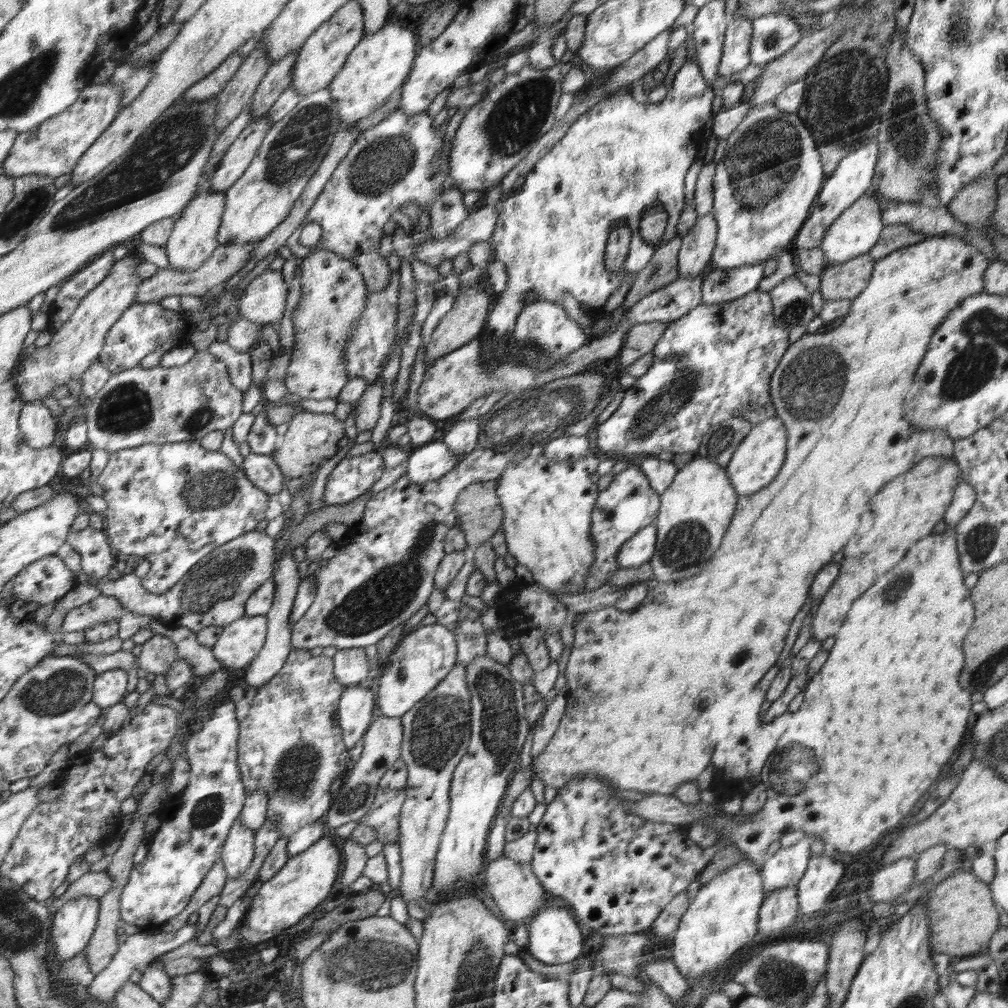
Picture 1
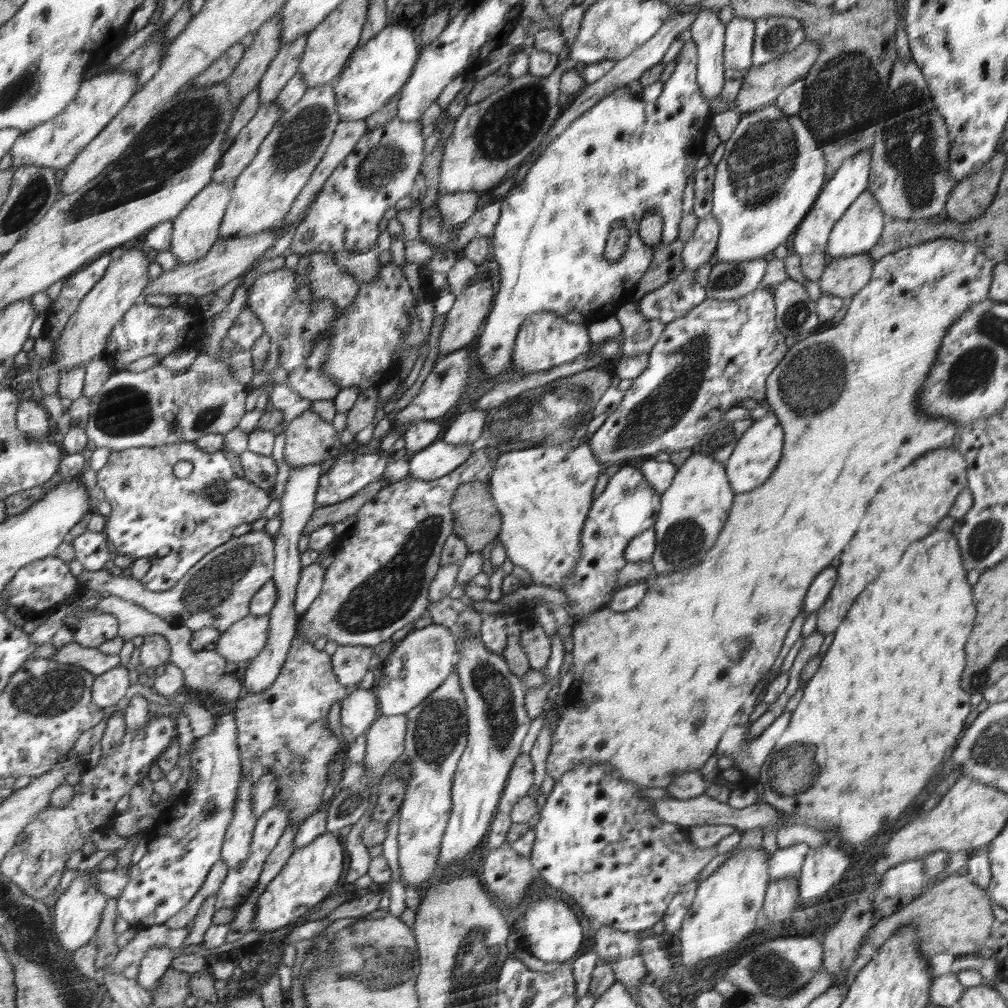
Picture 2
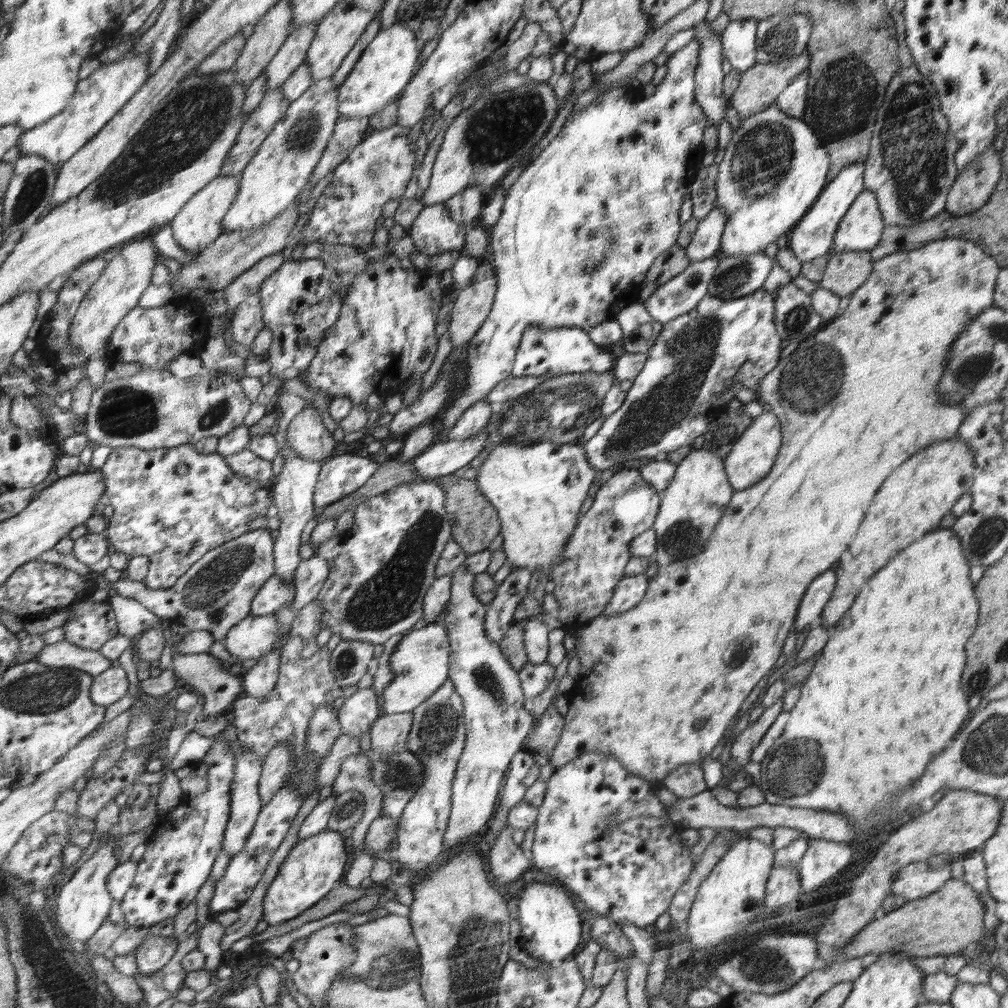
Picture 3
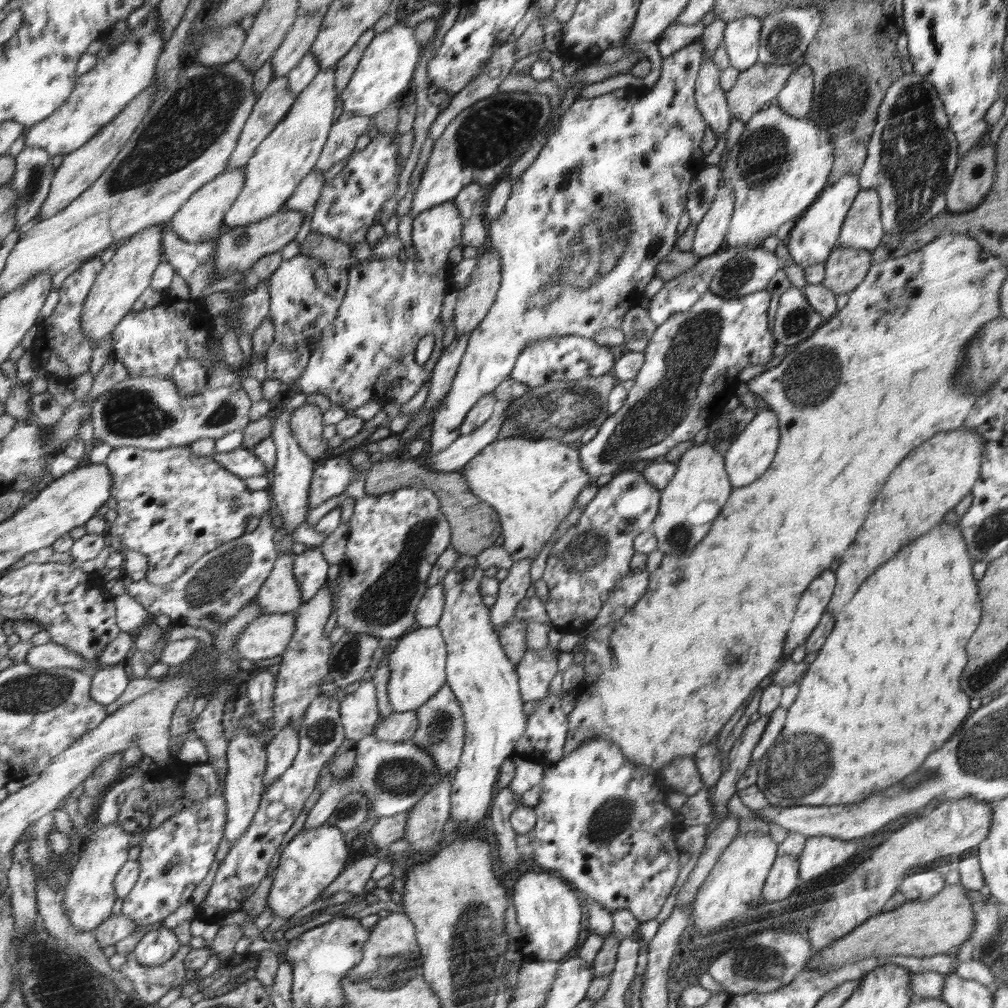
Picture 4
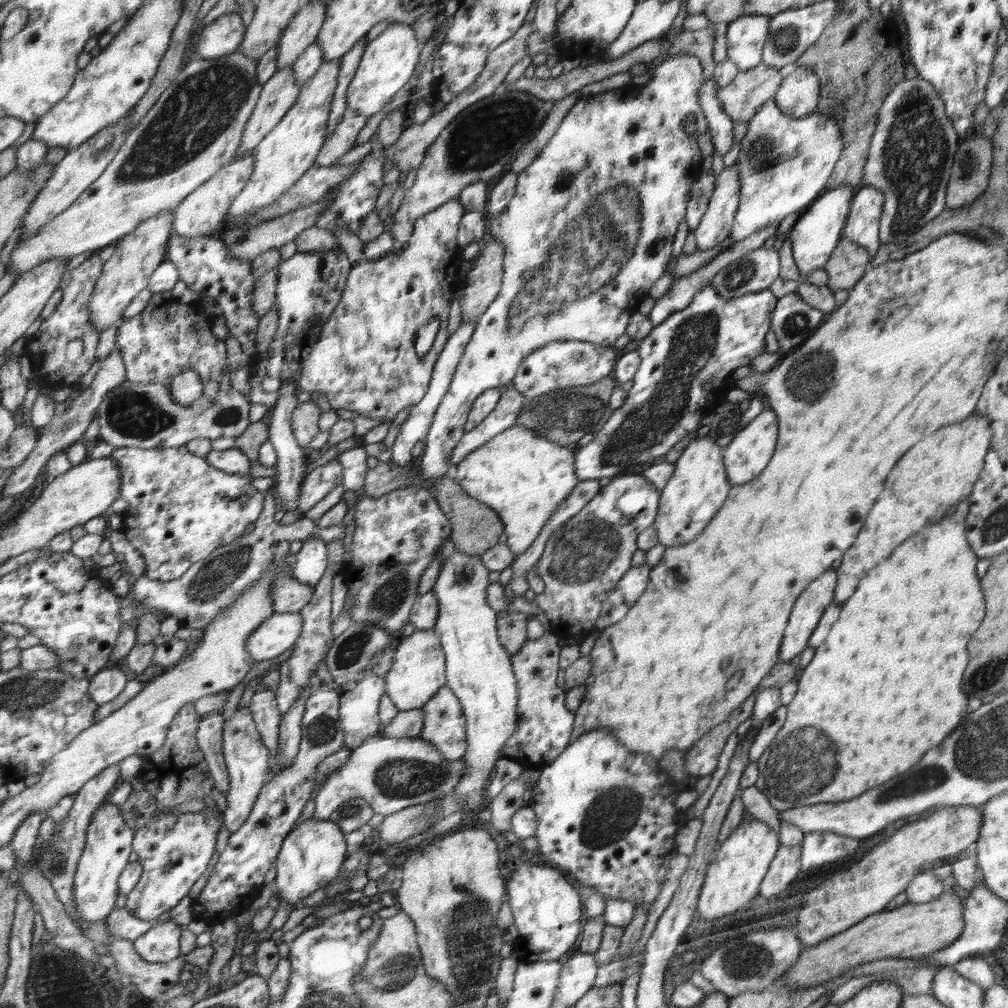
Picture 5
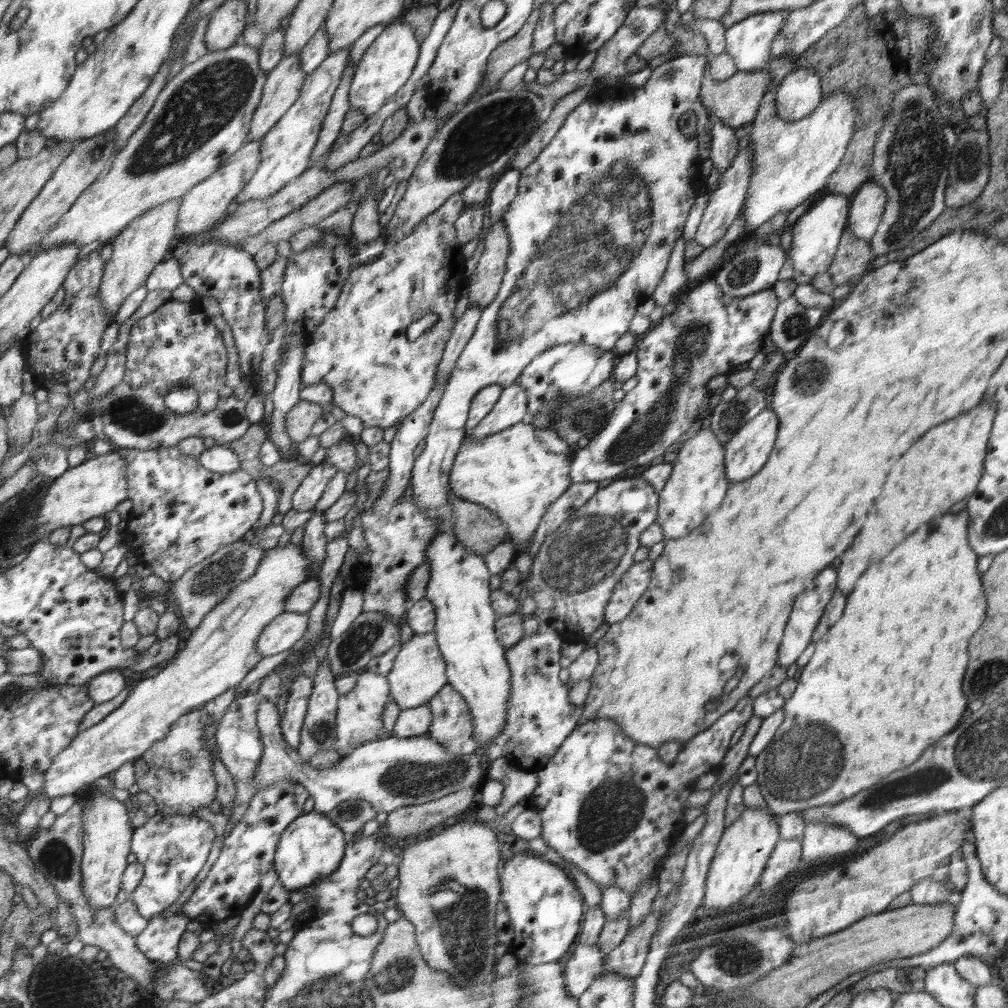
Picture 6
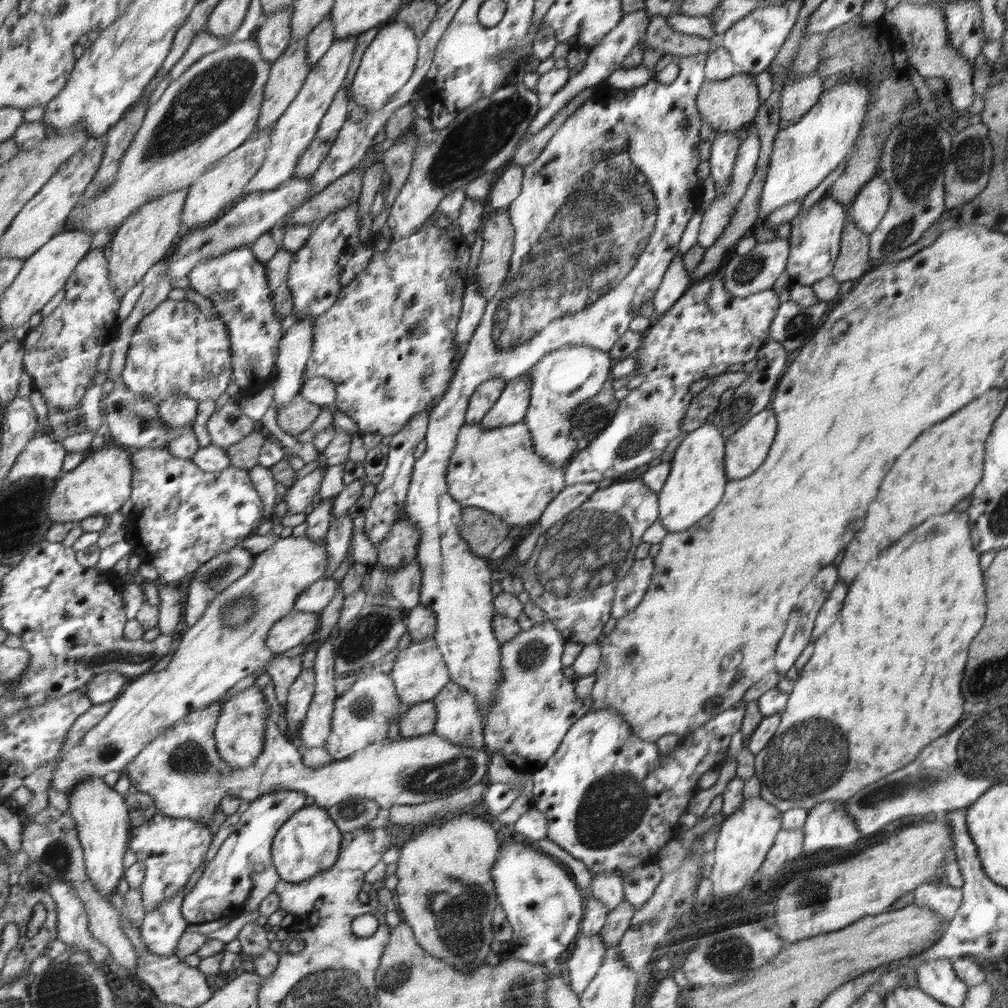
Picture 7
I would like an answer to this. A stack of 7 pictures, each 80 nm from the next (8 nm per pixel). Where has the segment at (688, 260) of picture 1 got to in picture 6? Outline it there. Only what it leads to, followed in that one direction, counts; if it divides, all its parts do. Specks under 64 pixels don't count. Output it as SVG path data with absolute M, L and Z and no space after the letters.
M748 145L737 152L730 168L728 168L724 174L720 175L718 189L709 198L709 205L704 209L698 230L695 234L696 241L700 246L708 248L715 242L718 242L718 240L726 234L732 222L736 220L744 204L750 177L753 173L753 164L751 160L753 160L753 152L751 151L751 146Z

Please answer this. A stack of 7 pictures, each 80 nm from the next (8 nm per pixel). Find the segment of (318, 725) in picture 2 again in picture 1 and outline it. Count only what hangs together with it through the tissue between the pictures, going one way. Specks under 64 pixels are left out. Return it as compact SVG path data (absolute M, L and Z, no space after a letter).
M303 648L292 649L290 654L287 656L287 662L283 669L273 677L260 686L254 698L252 698L252 703L250 704L250 709L248 715L239 722L239 735L238 735L238 755L239 755L239 766L240 771L242 771L242 777L244 786L246 786L246 791L250 792L256 790L257 788L265 788L269 794L266 818L271 820L279 828L279 838L289 837L294 831L297 831L300 827L306 826L306 824L314 824L314 821L328 812L331 806L331 800L334 795L330 793L330 785L337 778L344 778L348 769L351 765L350 755L348 754L349 748L344 744L343 741L343 730L334 725L332 721L332 713L336 712L340 697L345 691L346 687L338 684L335 678L335 672L333 671L333 658L326 657L325 655L313 656L310 650Z

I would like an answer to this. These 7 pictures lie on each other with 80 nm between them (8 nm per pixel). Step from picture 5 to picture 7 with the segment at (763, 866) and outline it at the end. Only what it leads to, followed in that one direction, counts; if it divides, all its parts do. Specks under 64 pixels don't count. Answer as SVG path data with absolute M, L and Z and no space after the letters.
M761 795L744 799L741 805L732 816L722 821L706 874L712 880L713 894L718 898L728 898L732 892L740 892L744 888L750 876L754 876L754 872L762 866L775 836L782 828L782 813Z

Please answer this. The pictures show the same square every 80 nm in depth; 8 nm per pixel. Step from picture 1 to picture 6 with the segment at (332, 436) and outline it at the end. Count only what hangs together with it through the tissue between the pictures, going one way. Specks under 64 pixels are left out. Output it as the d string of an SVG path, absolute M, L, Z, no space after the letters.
M300 399L284 417L285 433L294 443L306 441L311 436L315 422L322 416L321 403Z

